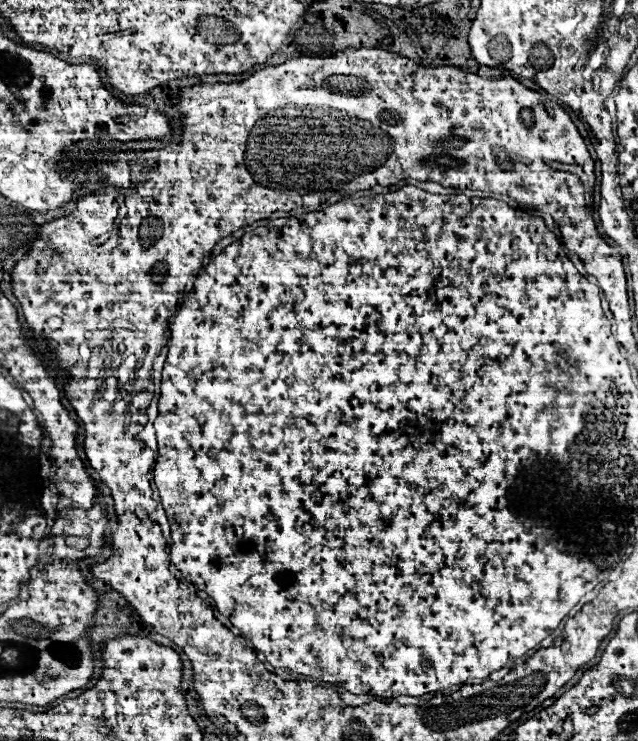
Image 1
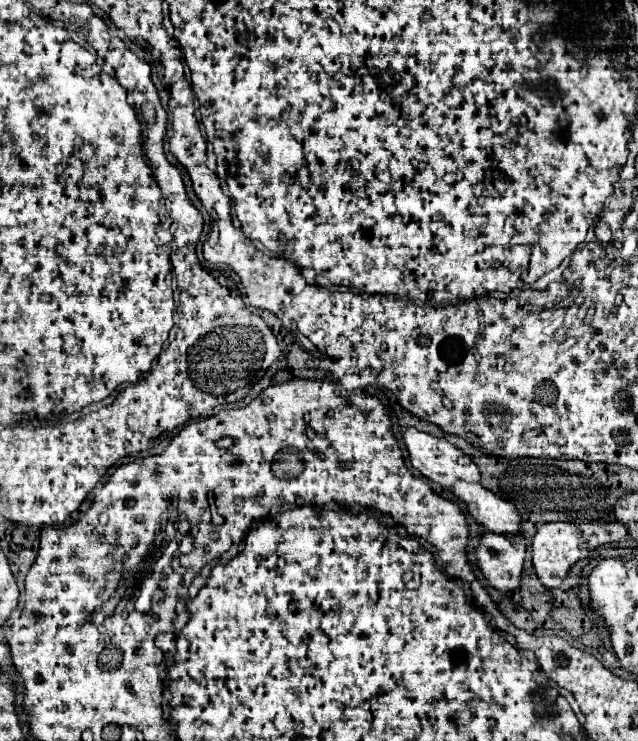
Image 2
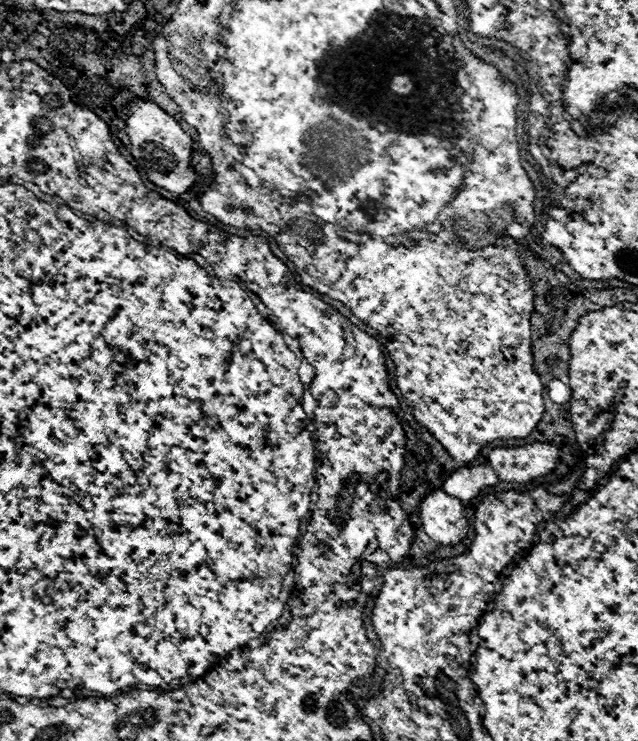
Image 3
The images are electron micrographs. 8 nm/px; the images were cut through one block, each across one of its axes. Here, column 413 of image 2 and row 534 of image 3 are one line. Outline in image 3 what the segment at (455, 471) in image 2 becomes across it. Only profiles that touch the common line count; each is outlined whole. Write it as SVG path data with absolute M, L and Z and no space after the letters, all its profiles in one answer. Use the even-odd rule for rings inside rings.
M432 490L422 502L420 502L420 522L422 522L422 528L424 532L438 544L456 544L460 542L466 532L468 532L468 518L464 516L462 512L462 502L450 494L446 494L444 490Z

